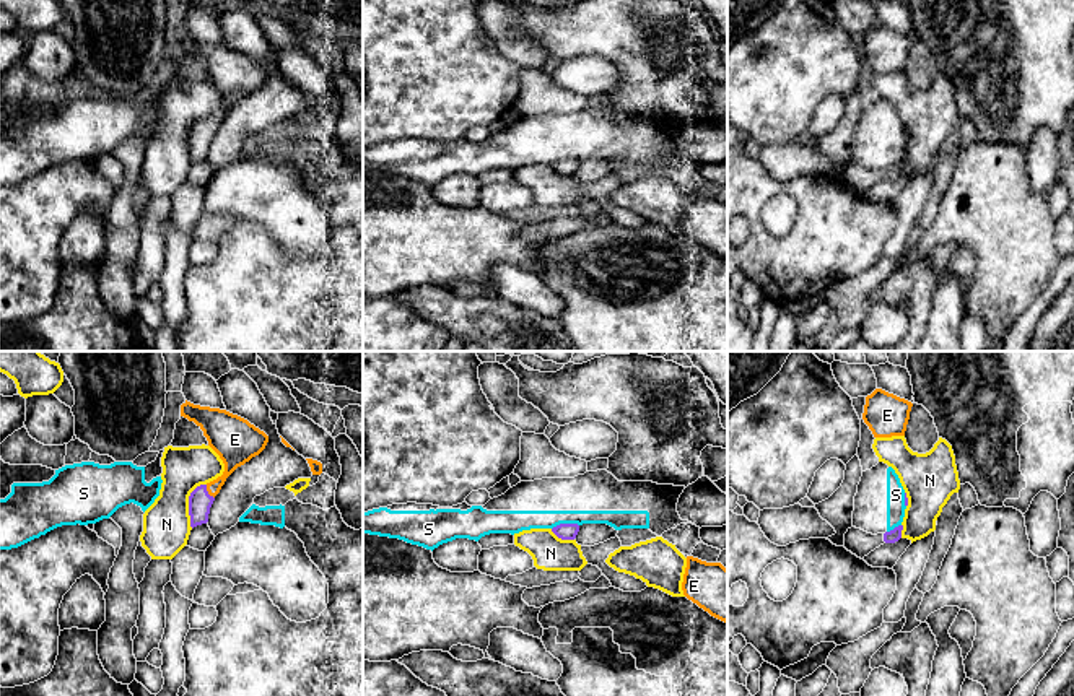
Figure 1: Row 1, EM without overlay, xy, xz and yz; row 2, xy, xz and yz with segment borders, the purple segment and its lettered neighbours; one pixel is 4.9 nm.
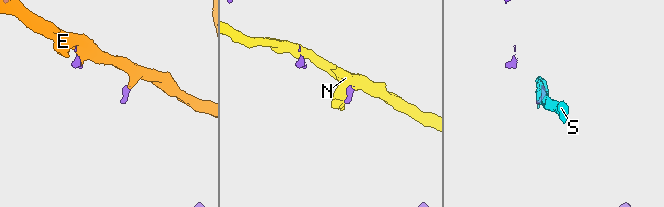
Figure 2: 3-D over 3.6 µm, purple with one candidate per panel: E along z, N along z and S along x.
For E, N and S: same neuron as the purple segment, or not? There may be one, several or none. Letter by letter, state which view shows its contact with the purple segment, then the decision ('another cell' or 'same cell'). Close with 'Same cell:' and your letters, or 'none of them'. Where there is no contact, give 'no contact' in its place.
E: meets purple in xy; same cell
N: meets purple in xy; another cell
S: meets purple in xz; another cell
Same cell: E

